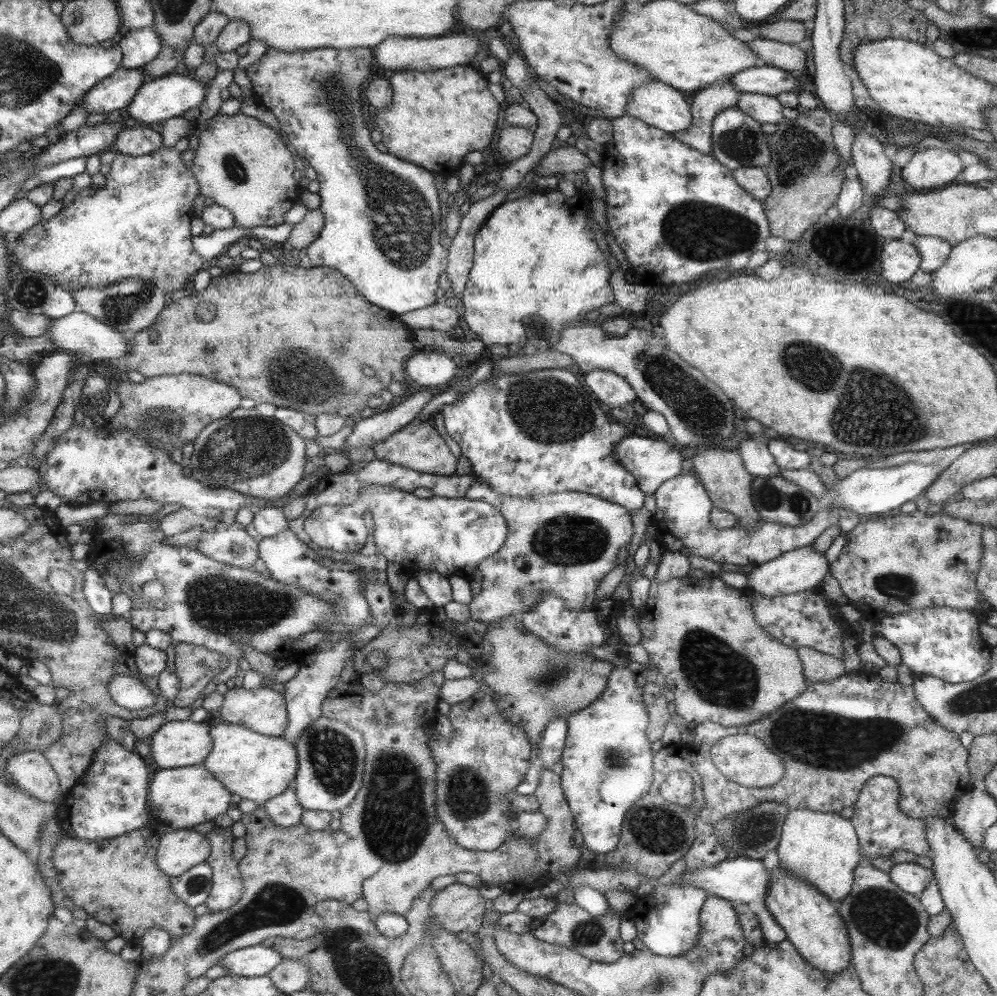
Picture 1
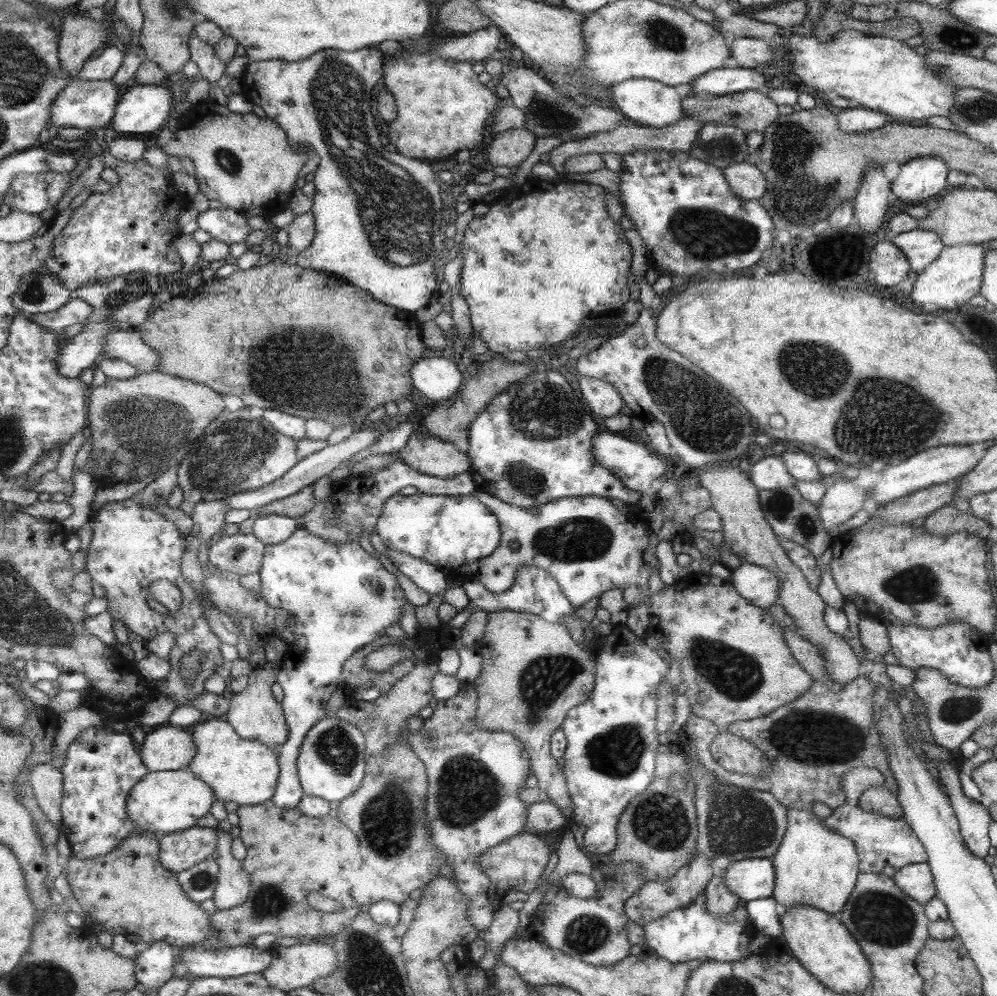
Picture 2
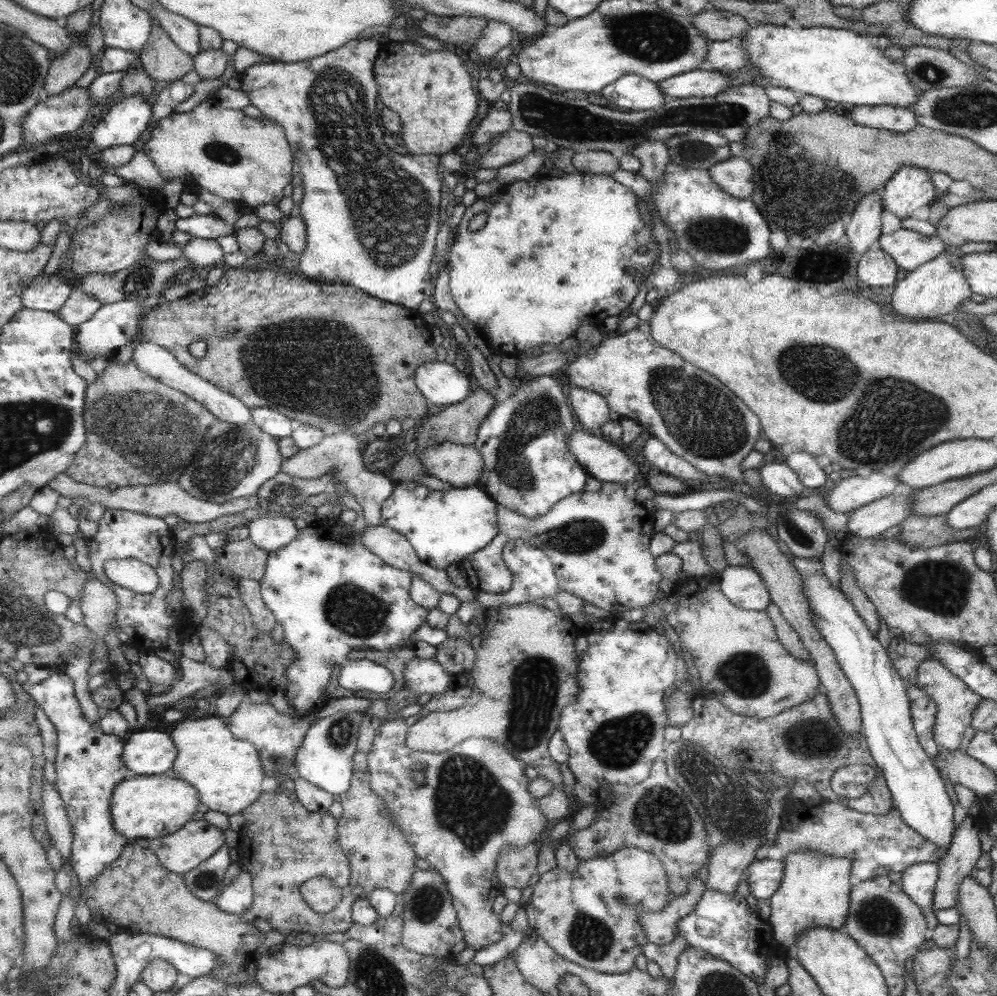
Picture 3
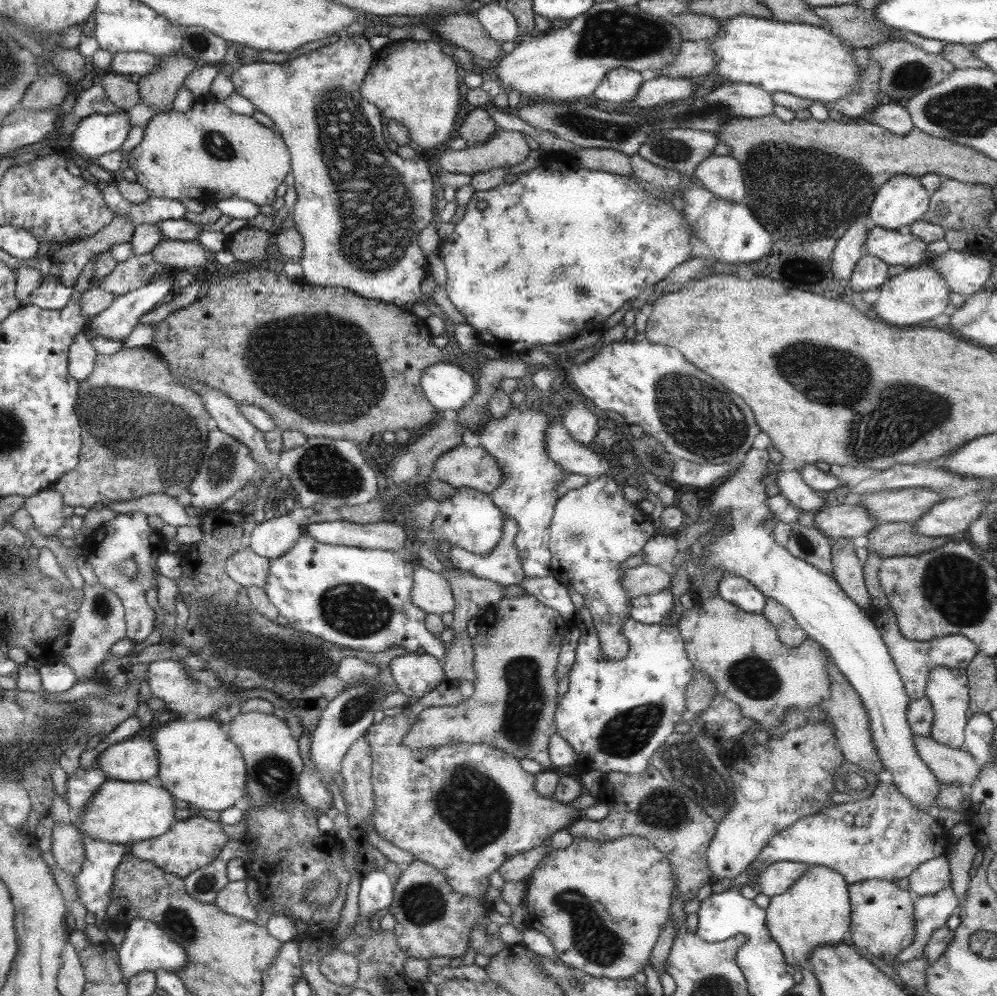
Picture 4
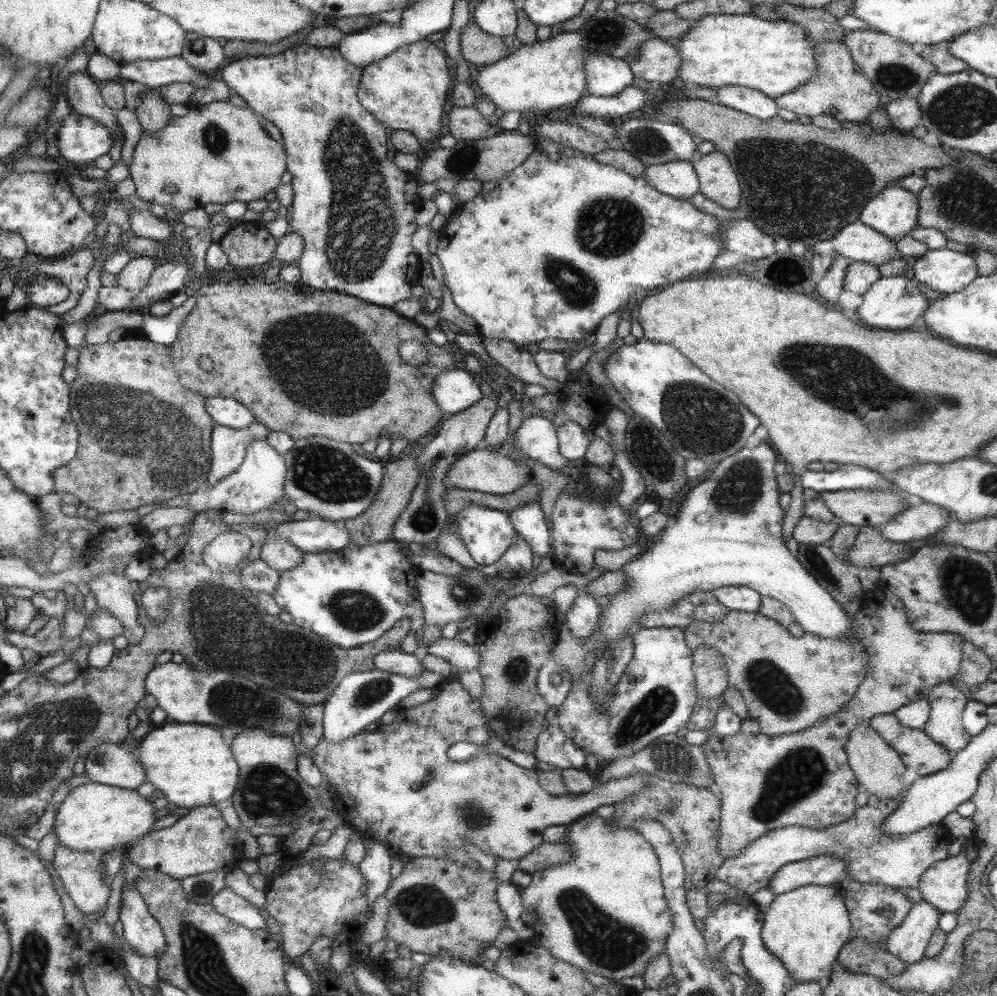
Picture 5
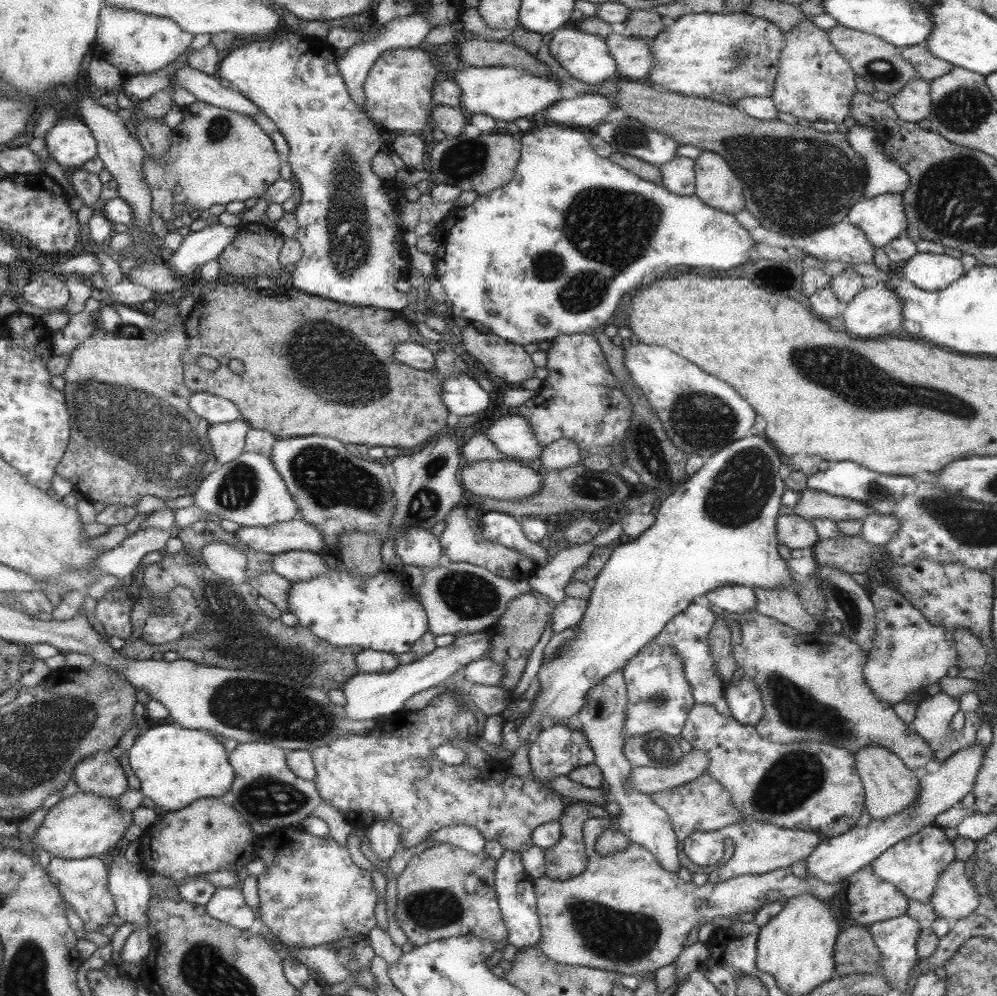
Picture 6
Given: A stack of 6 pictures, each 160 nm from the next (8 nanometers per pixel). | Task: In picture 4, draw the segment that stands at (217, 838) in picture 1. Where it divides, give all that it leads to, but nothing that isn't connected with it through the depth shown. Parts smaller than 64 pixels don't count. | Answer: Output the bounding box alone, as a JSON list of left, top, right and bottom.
[215,879,258,922]

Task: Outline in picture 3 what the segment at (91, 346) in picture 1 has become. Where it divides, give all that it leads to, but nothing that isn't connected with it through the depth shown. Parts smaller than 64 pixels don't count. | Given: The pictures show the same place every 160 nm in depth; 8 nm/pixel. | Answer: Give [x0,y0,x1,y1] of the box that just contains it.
[133,342,250,426]

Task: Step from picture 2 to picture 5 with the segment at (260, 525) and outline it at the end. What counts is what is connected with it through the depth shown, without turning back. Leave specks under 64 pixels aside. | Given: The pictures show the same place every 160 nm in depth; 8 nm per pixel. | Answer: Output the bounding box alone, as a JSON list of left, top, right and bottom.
[260,537,302,574]

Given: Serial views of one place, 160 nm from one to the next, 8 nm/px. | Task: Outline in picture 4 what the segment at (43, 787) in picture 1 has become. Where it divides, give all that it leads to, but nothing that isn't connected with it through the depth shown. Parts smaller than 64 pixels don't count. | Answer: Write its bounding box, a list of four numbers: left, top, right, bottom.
[51,823,86,877]

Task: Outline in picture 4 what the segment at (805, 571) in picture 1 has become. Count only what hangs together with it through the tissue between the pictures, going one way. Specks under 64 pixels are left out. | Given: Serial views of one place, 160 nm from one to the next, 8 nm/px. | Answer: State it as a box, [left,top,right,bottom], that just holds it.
[718,574,765,614]

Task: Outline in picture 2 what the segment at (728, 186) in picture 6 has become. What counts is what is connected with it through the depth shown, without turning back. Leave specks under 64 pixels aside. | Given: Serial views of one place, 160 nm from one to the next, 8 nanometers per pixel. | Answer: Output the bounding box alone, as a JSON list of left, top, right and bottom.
[722,163,765,200]

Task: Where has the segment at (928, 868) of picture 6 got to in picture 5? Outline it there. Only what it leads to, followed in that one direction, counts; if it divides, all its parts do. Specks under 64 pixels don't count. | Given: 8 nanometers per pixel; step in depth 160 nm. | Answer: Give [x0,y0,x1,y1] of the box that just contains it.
[714,795,953,895]

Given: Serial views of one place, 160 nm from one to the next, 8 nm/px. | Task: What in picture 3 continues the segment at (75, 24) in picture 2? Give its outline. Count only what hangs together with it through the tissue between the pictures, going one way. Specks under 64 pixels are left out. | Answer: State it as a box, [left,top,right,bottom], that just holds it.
[45,40,93,96]

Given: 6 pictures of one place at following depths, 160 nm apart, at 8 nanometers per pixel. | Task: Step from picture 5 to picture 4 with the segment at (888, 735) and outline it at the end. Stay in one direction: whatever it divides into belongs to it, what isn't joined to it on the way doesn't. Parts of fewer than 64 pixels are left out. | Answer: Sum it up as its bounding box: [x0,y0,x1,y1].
[914,736,980,786]

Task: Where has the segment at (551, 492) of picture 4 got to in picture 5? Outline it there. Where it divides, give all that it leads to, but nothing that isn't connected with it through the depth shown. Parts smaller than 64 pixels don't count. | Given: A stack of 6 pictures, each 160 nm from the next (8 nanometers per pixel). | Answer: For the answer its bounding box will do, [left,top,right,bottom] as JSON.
[508,503,549,558]

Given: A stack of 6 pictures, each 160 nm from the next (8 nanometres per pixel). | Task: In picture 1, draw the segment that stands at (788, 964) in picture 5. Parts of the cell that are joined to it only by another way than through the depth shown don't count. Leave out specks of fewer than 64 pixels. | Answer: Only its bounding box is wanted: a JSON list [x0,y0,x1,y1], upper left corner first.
[776,808,859,902]

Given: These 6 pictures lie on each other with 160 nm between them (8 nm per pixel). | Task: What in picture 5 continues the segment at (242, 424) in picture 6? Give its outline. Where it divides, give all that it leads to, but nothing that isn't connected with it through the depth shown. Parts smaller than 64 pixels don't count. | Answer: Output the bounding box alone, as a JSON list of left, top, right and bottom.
[208,422,269,486]

